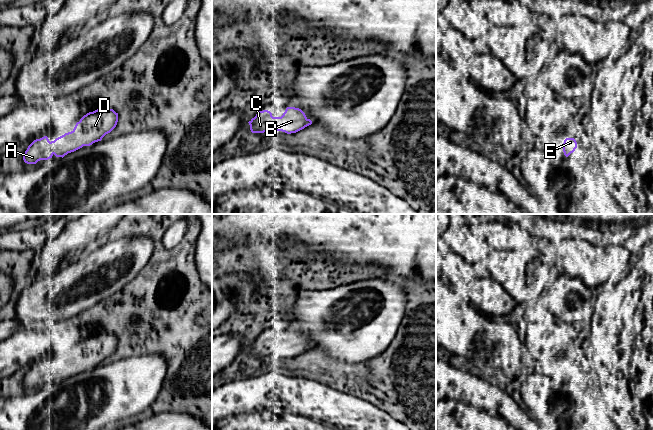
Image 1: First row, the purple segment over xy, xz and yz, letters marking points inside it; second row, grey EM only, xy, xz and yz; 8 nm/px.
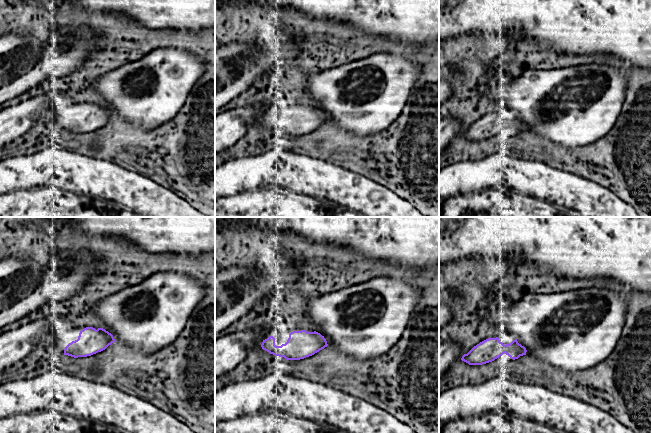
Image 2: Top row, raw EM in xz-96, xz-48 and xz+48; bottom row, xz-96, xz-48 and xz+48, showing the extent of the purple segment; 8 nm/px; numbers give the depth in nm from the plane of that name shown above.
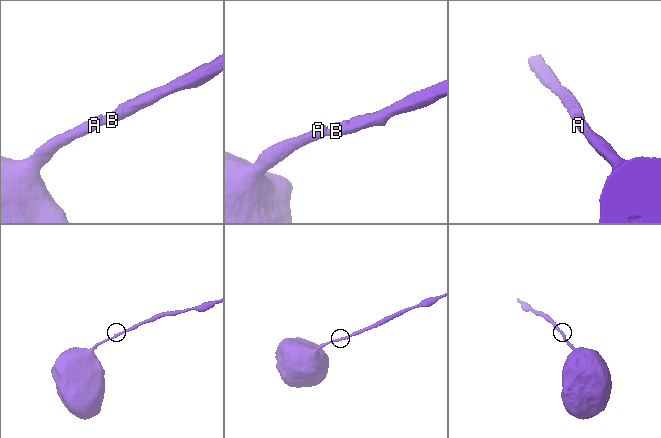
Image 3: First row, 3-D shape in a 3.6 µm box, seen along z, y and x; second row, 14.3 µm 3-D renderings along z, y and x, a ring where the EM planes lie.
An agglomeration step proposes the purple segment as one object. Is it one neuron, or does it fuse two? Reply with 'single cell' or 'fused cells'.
single cell

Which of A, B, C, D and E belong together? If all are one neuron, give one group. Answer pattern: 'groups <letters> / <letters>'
groups A B C D E

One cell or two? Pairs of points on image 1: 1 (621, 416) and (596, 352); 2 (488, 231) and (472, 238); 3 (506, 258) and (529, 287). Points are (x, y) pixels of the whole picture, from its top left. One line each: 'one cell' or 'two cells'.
1: one cell
2: two cells
3: one cell

